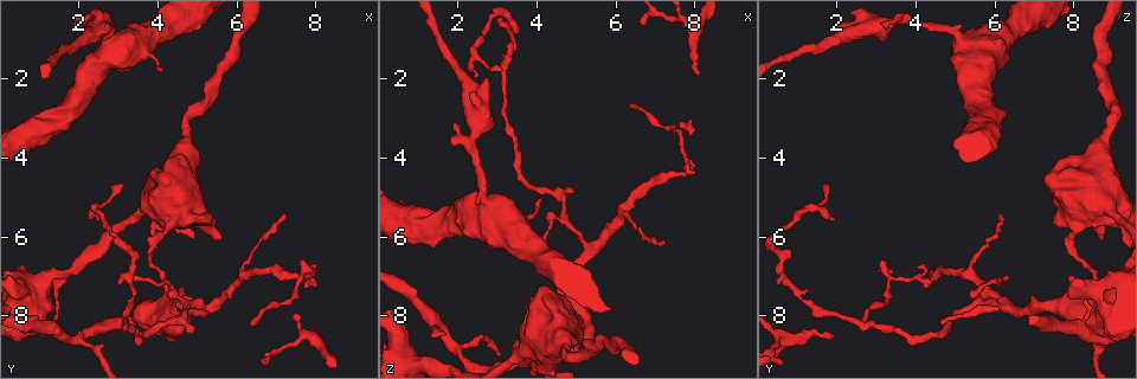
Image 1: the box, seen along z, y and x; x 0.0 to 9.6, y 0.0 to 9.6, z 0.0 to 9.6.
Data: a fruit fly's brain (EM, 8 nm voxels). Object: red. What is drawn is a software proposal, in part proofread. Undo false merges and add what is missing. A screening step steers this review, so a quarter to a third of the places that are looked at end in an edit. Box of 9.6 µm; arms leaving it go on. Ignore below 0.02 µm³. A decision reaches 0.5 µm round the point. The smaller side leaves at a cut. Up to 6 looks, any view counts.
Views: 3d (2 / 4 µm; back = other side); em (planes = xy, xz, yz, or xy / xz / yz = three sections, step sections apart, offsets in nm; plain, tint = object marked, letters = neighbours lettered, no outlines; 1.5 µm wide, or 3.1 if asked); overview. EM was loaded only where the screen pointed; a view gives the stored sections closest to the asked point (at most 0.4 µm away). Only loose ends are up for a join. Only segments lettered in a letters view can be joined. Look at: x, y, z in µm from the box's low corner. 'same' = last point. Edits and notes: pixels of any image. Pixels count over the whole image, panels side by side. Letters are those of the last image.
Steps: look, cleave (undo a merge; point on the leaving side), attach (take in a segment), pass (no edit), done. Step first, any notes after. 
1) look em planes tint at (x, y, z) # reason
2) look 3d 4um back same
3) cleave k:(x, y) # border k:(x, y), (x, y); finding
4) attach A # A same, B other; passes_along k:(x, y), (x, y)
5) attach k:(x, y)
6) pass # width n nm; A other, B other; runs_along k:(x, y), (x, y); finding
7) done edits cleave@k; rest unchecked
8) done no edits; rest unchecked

look 3d 4um at (4.20, 5.95, 8.10) # sudden change in width

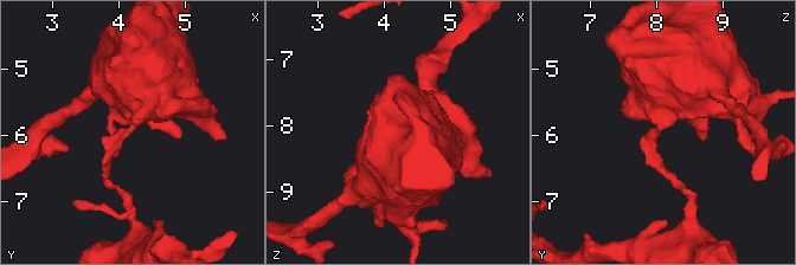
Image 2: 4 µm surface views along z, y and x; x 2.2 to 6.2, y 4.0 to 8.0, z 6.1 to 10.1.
look em planes tint at (4.15, 5.90, 8.05) # need the tissue

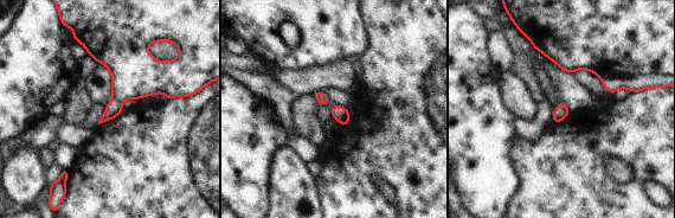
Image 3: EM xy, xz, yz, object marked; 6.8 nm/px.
look em planes letters same

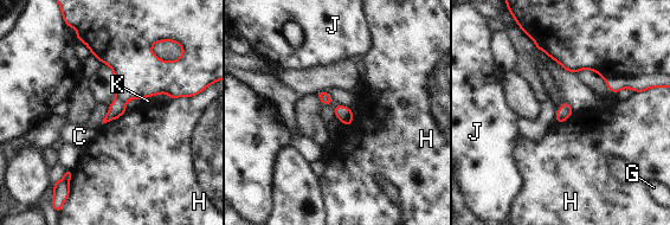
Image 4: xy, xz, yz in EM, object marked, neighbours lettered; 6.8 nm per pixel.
cleave 4:(625, 40) # C other, G other, H other, J other, K other; two neurons meet here

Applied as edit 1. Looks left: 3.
look em planes plain at (1.65, 7.05, 8.45) # thin end

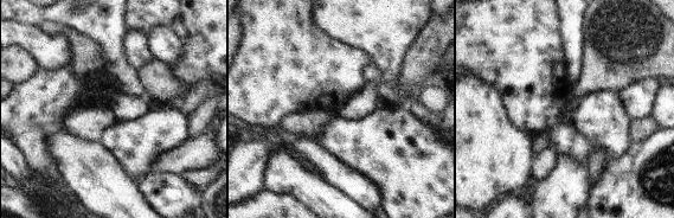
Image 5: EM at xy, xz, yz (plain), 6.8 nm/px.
look em planes letters same # see the neighbours

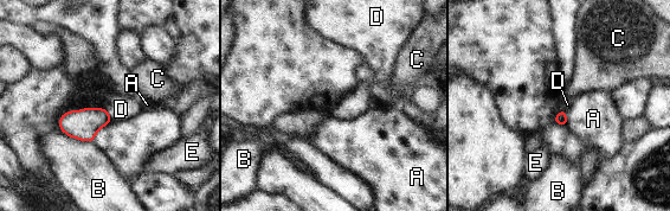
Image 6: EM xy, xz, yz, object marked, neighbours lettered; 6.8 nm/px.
pass # A other, B other, C other, D other, E other; border 6:(105, 109), (111, 121); none of them fits

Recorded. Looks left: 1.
done edits cleave@4; rest unchecked

